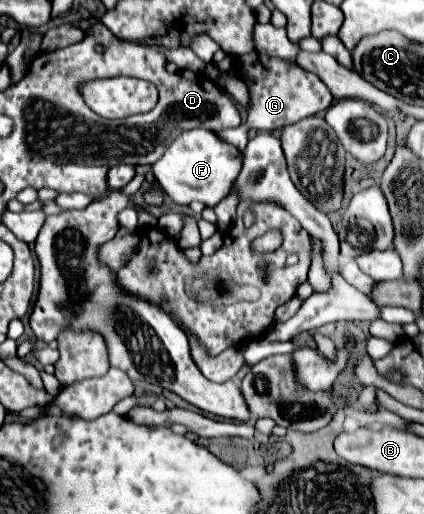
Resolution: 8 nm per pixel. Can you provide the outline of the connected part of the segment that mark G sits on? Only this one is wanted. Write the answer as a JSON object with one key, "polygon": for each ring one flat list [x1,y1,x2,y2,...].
{"polygon":[[248,52,236,58,236,64,242,70,241,76,246,80,250,92,250,102,246,106,248,112,248,126,256,130,276,130,288,124,294,124,306,116,324,112,332,102,334,96,328,92,326,84,312,72,304,72,296,64,284,64,284,60,274,60,274,56]]}

